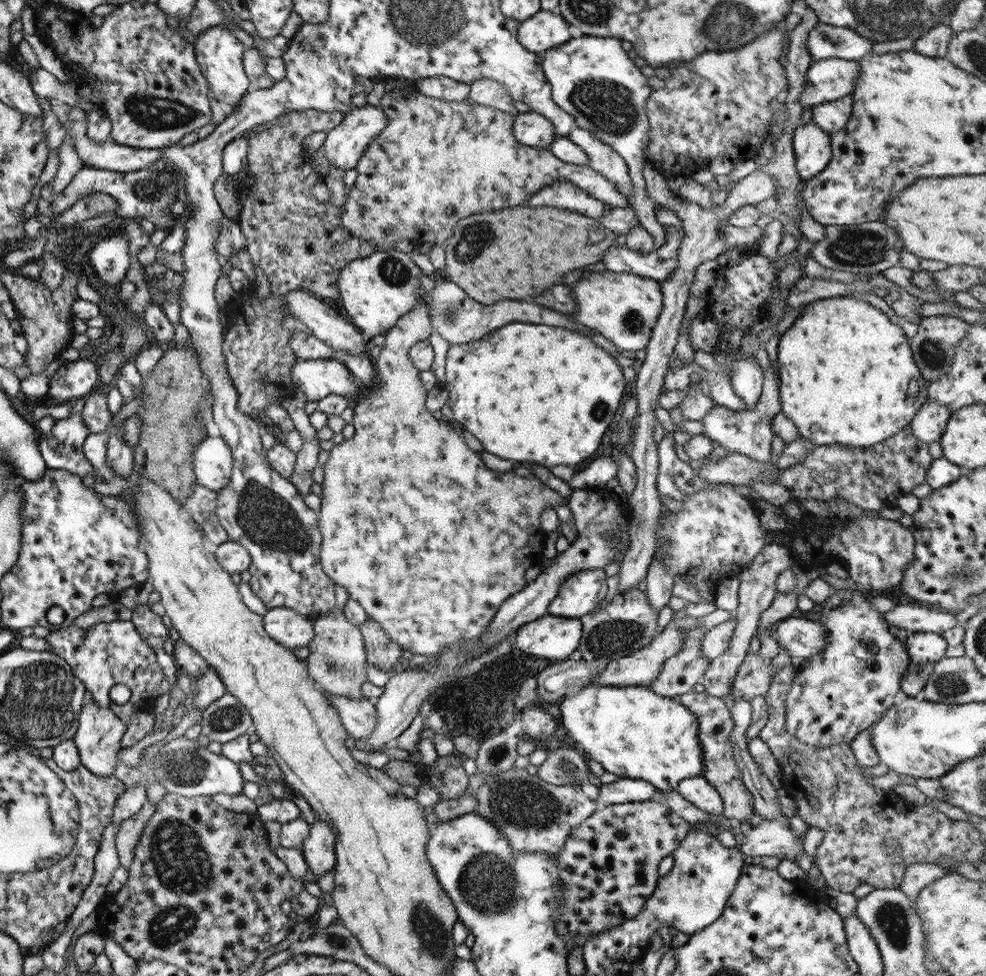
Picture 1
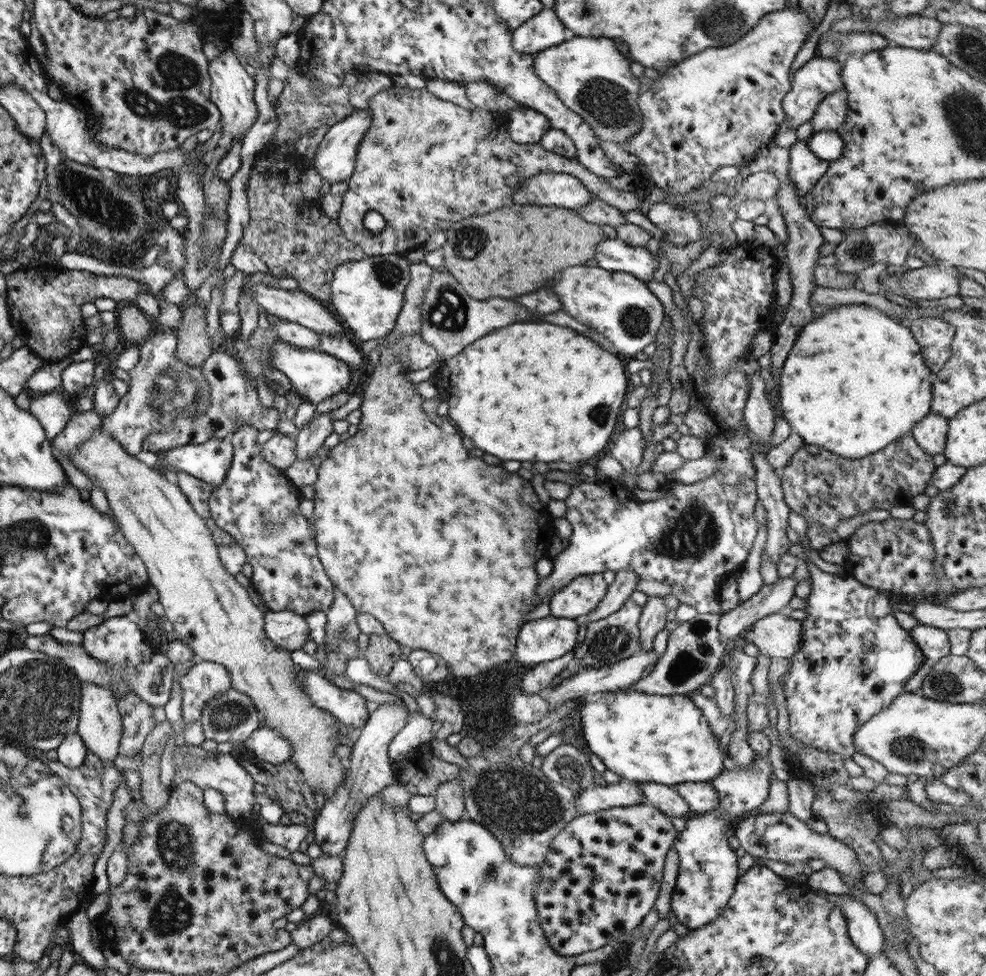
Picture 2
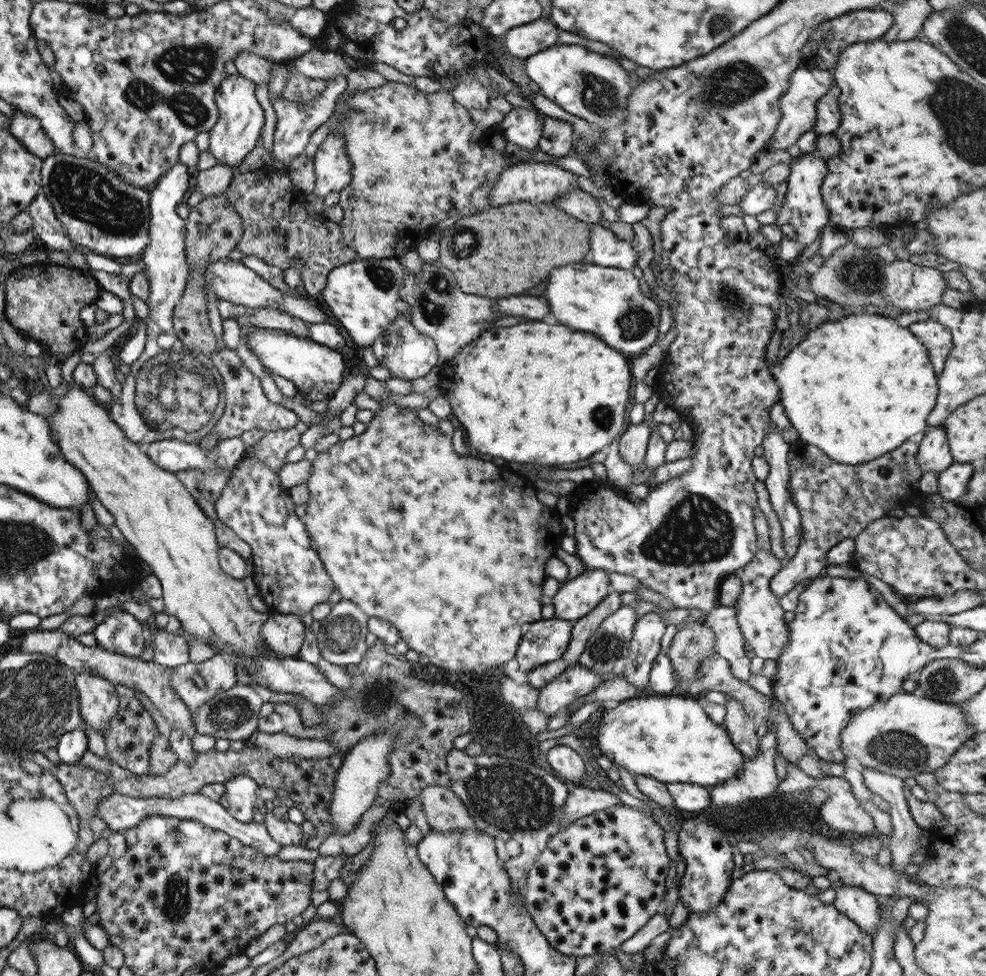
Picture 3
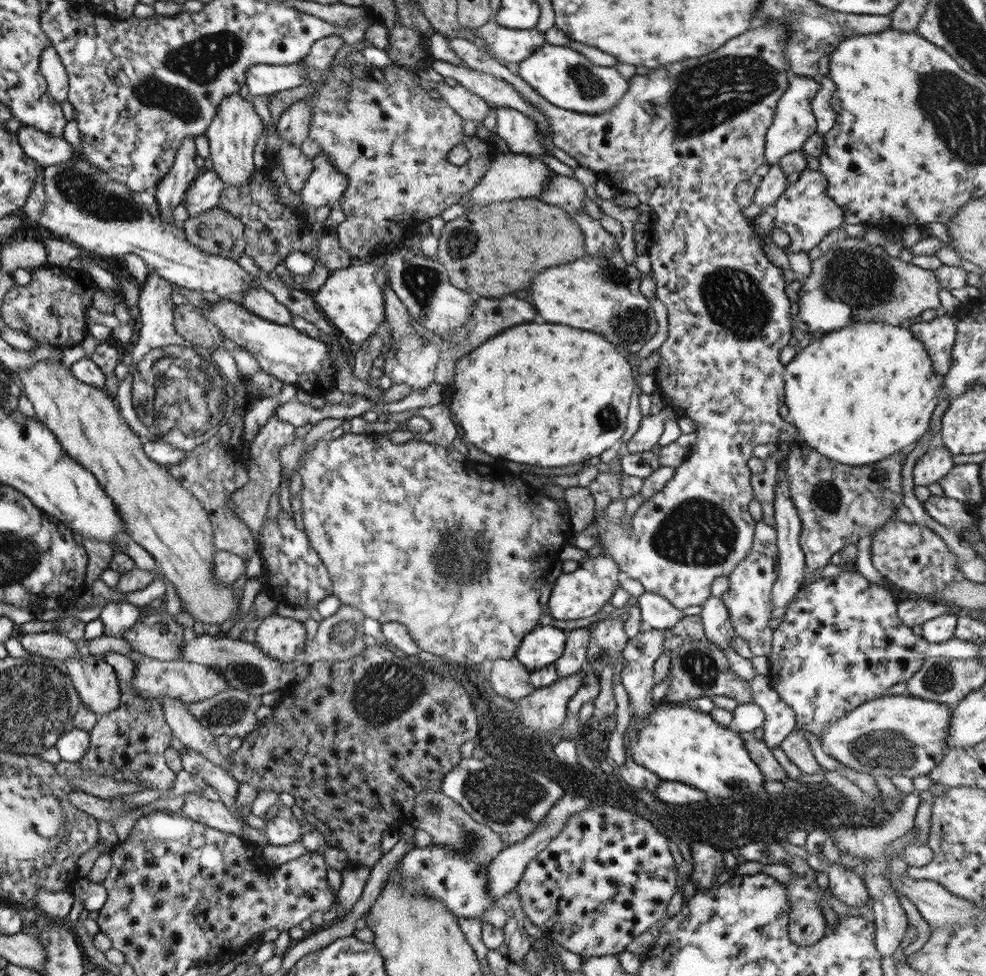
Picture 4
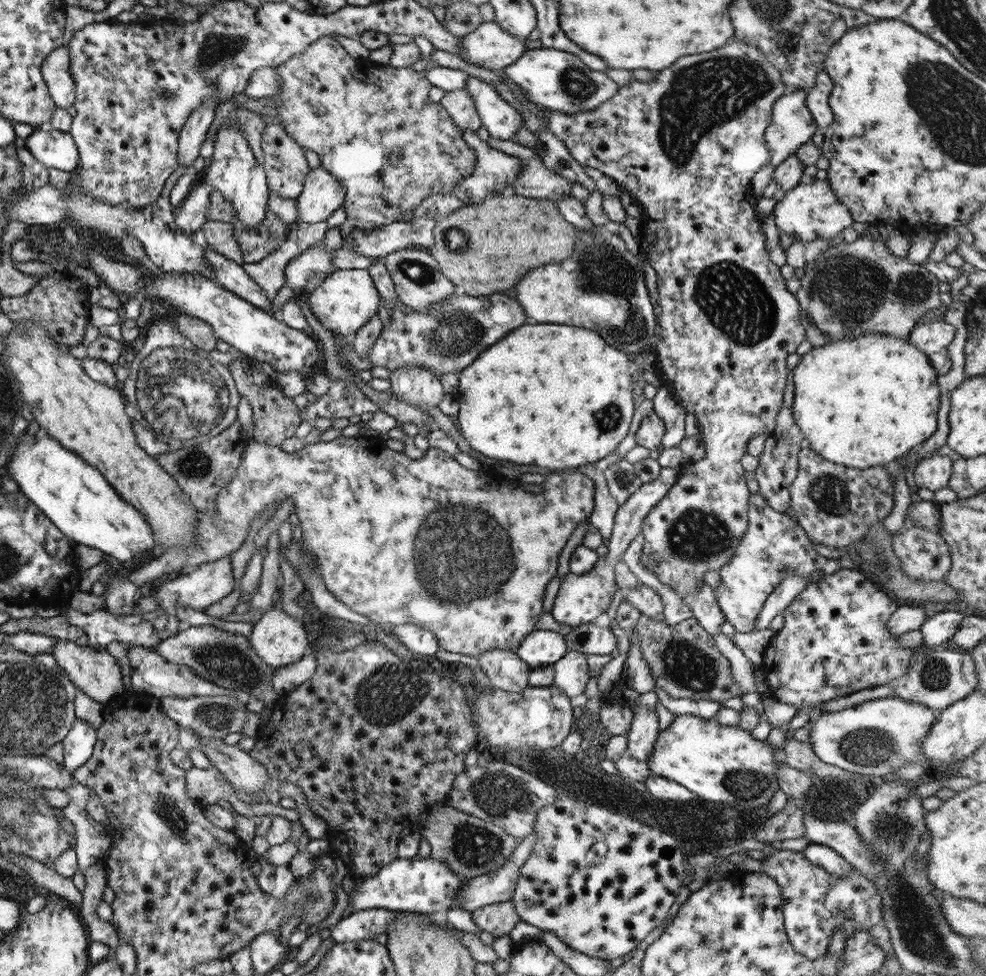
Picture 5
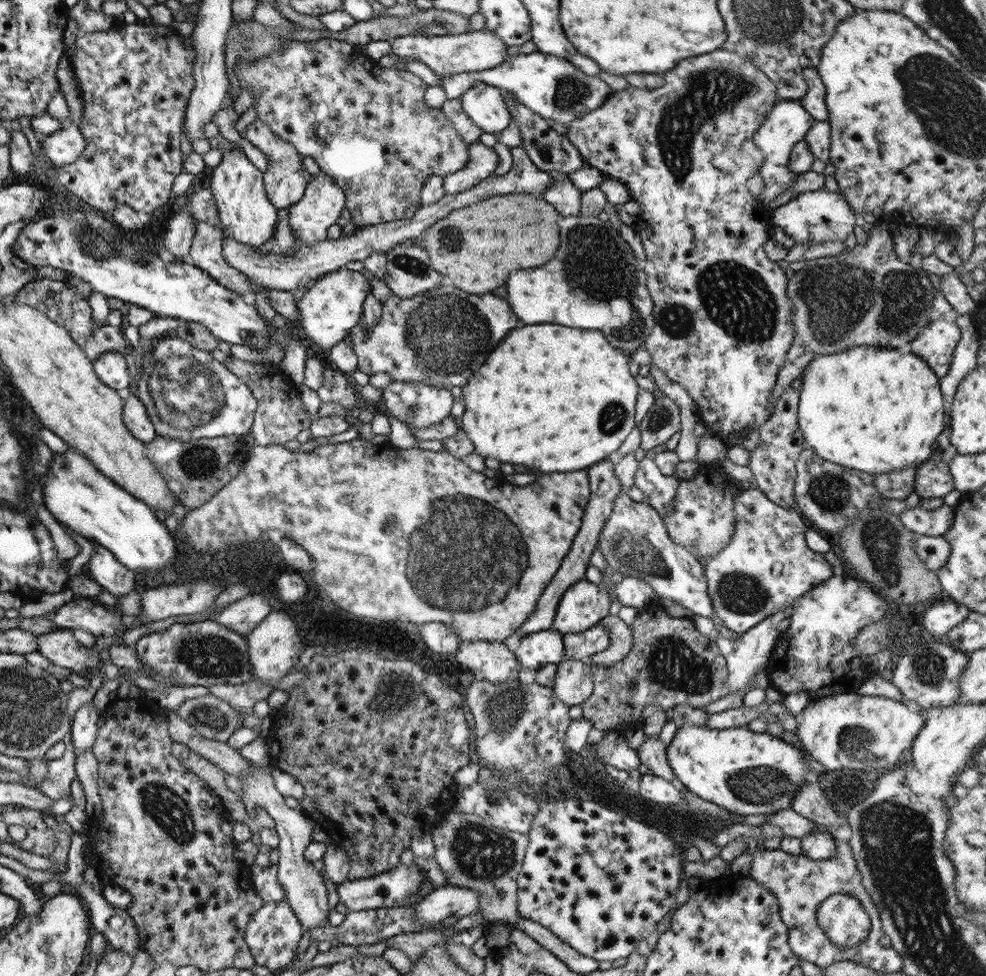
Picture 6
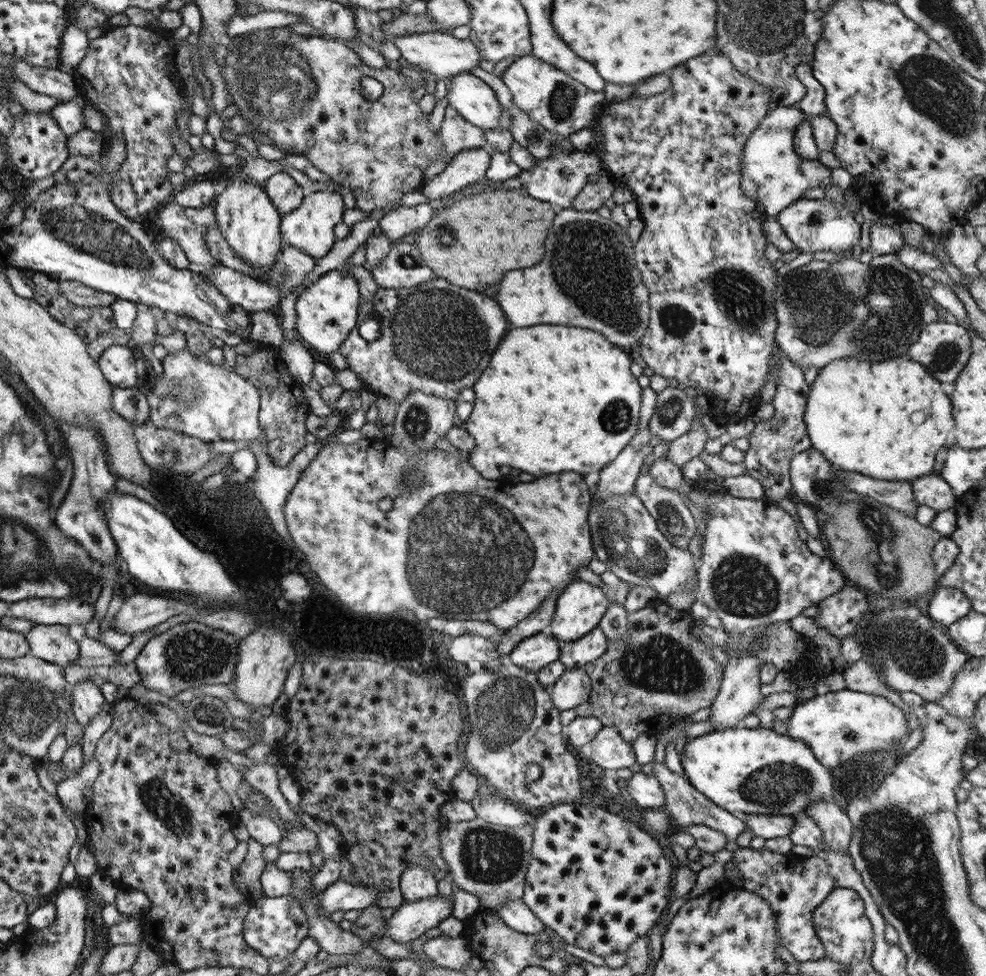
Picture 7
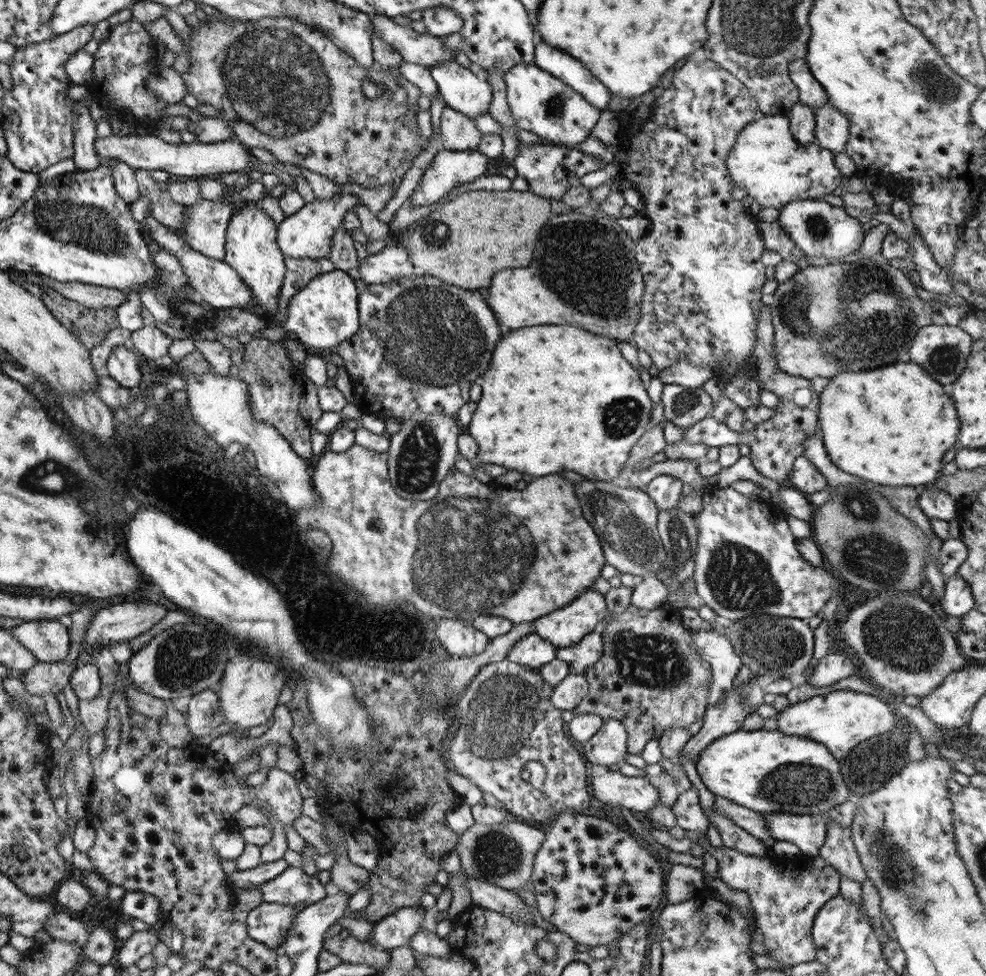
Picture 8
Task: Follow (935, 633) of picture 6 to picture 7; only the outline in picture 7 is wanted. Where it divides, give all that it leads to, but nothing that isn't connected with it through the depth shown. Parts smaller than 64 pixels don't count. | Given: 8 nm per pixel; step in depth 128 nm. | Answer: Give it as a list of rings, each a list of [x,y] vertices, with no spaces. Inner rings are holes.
[[[937,586],[929,595],[927,616],[941,628],[959,620],[970,611],[970,602],[963,592],[951,587]]]

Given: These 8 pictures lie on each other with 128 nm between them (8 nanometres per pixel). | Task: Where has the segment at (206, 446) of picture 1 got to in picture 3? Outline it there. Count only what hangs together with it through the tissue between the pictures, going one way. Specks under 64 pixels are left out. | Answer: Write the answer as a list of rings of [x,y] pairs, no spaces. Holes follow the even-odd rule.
[[[239,437],[221,439],[215,448],[201,450],[197,443],[179,442],[179,439],[161,439],[145,444],[144,454],[162,470],[216,470],[233,468],[244,456],[245,447]]]

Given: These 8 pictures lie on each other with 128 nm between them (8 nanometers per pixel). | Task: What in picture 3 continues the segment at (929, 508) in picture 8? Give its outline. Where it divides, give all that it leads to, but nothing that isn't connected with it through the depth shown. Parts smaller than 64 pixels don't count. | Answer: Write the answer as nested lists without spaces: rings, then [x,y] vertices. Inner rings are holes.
[[[942,427],[923,428],[915,456],[916,466],[921,474],[928,472],[939,474],[955,461],[949,453],[945,432]]]

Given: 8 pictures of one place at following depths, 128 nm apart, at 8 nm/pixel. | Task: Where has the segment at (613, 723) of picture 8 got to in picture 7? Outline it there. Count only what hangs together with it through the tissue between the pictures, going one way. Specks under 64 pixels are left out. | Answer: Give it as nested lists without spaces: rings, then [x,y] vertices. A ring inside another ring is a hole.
[[[602,726],[588,742],[584,756],[599,771],[629,768],[635,762],[631,745],[622,739],[615,727]]]

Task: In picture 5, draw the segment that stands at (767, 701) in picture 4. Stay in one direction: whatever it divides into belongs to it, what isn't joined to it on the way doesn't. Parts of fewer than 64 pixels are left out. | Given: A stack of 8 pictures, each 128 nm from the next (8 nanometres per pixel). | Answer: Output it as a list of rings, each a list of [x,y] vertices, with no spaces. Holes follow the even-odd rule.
[[[759,667],[755,668],[755,683],[757,683],[756,693],[761,702],[760,707],[763,709],[763,716],[765,716],[767,723],[771,725],[771,728],[784,726],[785,722],[789,722],[795,716],[796,708],[793,705],[779,702],[771,695],[763,672]],[[767,696],[770,697],[770,700],[767,700]]]

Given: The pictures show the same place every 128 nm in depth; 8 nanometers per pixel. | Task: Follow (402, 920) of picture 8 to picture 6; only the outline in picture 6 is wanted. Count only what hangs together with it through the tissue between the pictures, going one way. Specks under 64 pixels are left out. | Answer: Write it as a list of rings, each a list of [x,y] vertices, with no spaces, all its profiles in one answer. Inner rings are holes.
[[[449,884],[433,888],[423,899],[413,905],[415,918],[423,926],[441,922],[447,916],[456,918],[476,912],[479,894]]]

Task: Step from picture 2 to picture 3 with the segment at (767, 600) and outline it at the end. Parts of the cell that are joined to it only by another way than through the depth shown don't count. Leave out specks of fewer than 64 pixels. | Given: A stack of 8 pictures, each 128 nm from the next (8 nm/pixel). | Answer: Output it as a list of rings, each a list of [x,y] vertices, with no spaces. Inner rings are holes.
[[[912,438],[905,440],[891,452],[859,465],[832,462],[816,446],[803,443],[799,439],[788,443],[788,446],[789,495],[791,495],[791,503],[799,511],[802,534],[795,554],[769,580],[769,591],[775,595],[777,600],[792,588],[798,587],[805,579],[818,576],[821,568],[826,565],[825,554],[837,542],[844,538],[853,539],[869,522],[883,518],[885,513],[891,509],[909,506],[918,497],[922,497],[919,488],[917,488],[922,474],[914,460],[918,444],[915,444],[915,440]]]

